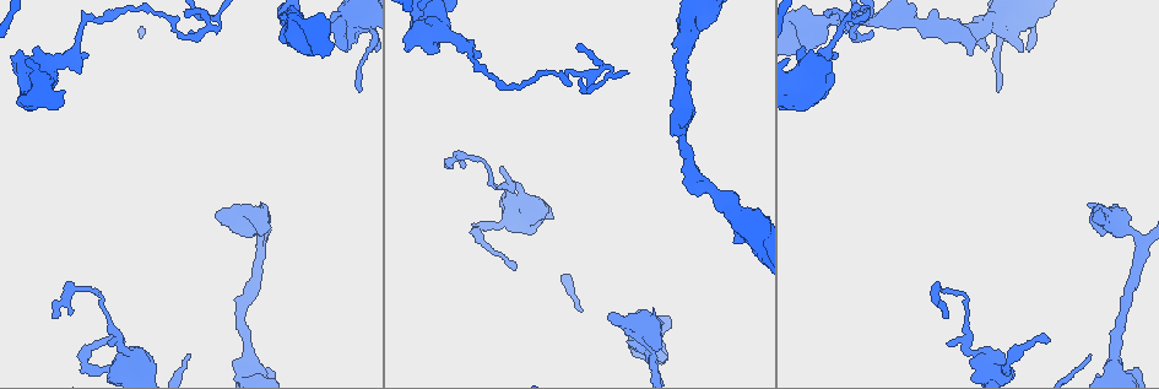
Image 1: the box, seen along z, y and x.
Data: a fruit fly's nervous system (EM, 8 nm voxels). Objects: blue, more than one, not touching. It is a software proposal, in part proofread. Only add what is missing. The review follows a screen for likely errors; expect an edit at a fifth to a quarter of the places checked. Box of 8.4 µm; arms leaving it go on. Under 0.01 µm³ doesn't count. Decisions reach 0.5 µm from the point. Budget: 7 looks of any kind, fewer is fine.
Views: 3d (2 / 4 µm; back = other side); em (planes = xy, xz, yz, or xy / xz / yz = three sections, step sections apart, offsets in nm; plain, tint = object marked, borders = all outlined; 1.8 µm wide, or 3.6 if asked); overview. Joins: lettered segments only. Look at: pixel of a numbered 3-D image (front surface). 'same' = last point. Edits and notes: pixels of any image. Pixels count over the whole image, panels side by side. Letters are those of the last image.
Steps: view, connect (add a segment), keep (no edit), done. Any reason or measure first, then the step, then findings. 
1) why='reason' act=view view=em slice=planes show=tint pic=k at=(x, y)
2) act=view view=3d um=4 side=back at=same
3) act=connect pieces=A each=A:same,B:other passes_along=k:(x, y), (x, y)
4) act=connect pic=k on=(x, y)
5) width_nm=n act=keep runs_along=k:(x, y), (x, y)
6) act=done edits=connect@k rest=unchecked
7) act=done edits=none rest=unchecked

why='branch stops here' act=view view=3d um=4 pic=1 at=(501, 167)

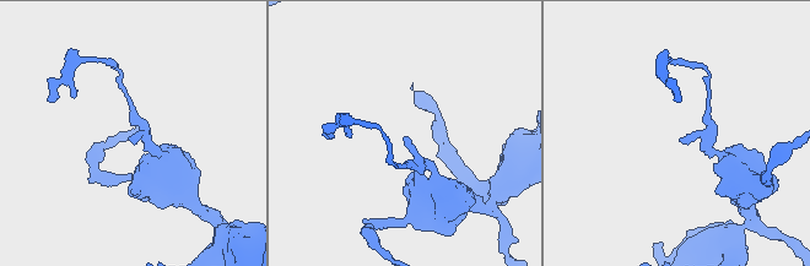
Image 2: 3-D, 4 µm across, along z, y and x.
act=view view=em slice=planes show=borders pic=2 at=(682, 140)

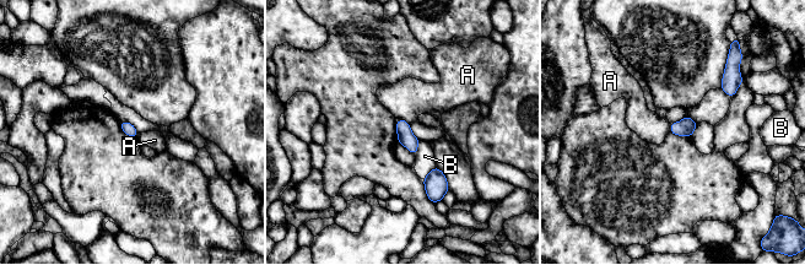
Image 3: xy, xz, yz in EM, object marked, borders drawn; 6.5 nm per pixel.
act=keep each=A:other,B:other found='none of them fits'

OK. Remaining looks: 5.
why='free end' act=view view=em slice=planes show=borders pic=1 at=(1048, 340)

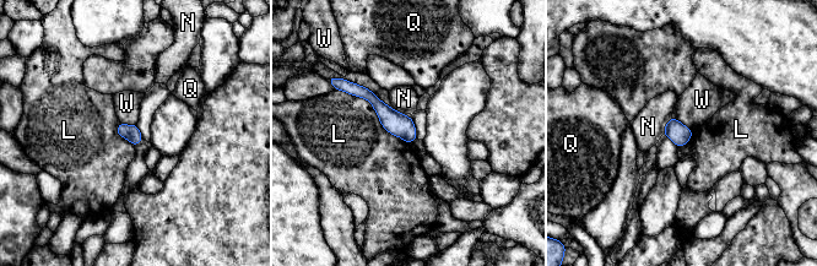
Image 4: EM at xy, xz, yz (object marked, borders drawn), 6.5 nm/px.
act=keep each=L:other,N:other,Q:other,W:other border=4:(337, 88), (366, 98), (409, 144) found='none of them fits'

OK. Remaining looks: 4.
why='thick turns thin' act=view view=em slice=xy step=4 show=tint pic=1 at=(973, 33)

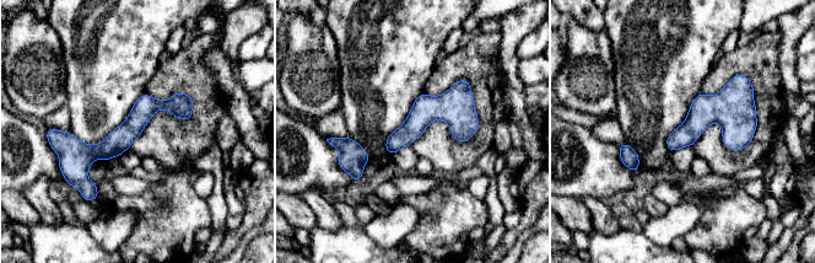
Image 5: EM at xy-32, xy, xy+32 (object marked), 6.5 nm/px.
why='cut it another way' act=view view=em slice=planes show=borders at=same

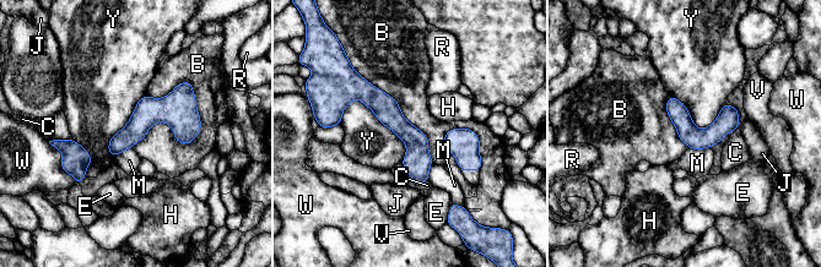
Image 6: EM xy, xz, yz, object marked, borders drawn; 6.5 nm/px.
width_nm=140 act=keep each=B:other,C:other,E:other,H:other,J:other,M:other,R:other,V:other,W:other,Y:other border=6:(189, 81), (131, 147) found='no lettered segment goes on from it'

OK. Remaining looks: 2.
act=done edits=none rest=unchecked

